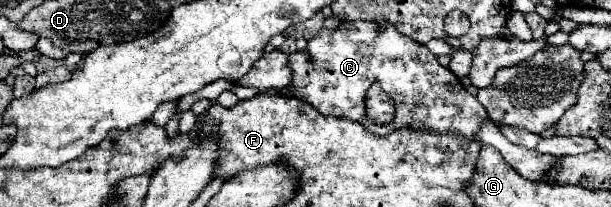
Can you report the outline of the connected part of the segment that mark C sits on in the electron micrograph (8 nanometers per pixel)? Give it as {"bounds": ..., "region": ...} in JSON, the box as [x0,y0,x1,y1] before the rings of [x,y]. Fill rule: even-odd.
{"bounds":[289,21,561,183],"region":[[[349,21],[339,25],[335,31],[321,29],[307,43],[305,51],[295,51],[289,57],[289,67],[293,69],[293,83],[289,85],[289,91],[311,103],[319,113],[359,121],[375,135],[409,127],[415,131],[429,129],[435,133],[451,131],[477,139],[485,145],[493,145],[521,177],[549,183],[547,173],[561,161],[559,157],[509,143],[487,117],[477,97],[467,93],[459,79],[447,67],[441,67],[437,57],[425,45],[401,35],[391,23],[385,23],[383,29],[379,27],[381,25],[377,21]],[[375,81],[381,83],[381,87],[387,87],[387,95],[395,103],[395,117],[387,125],[375,125],[365,113],[365,91]]]}

